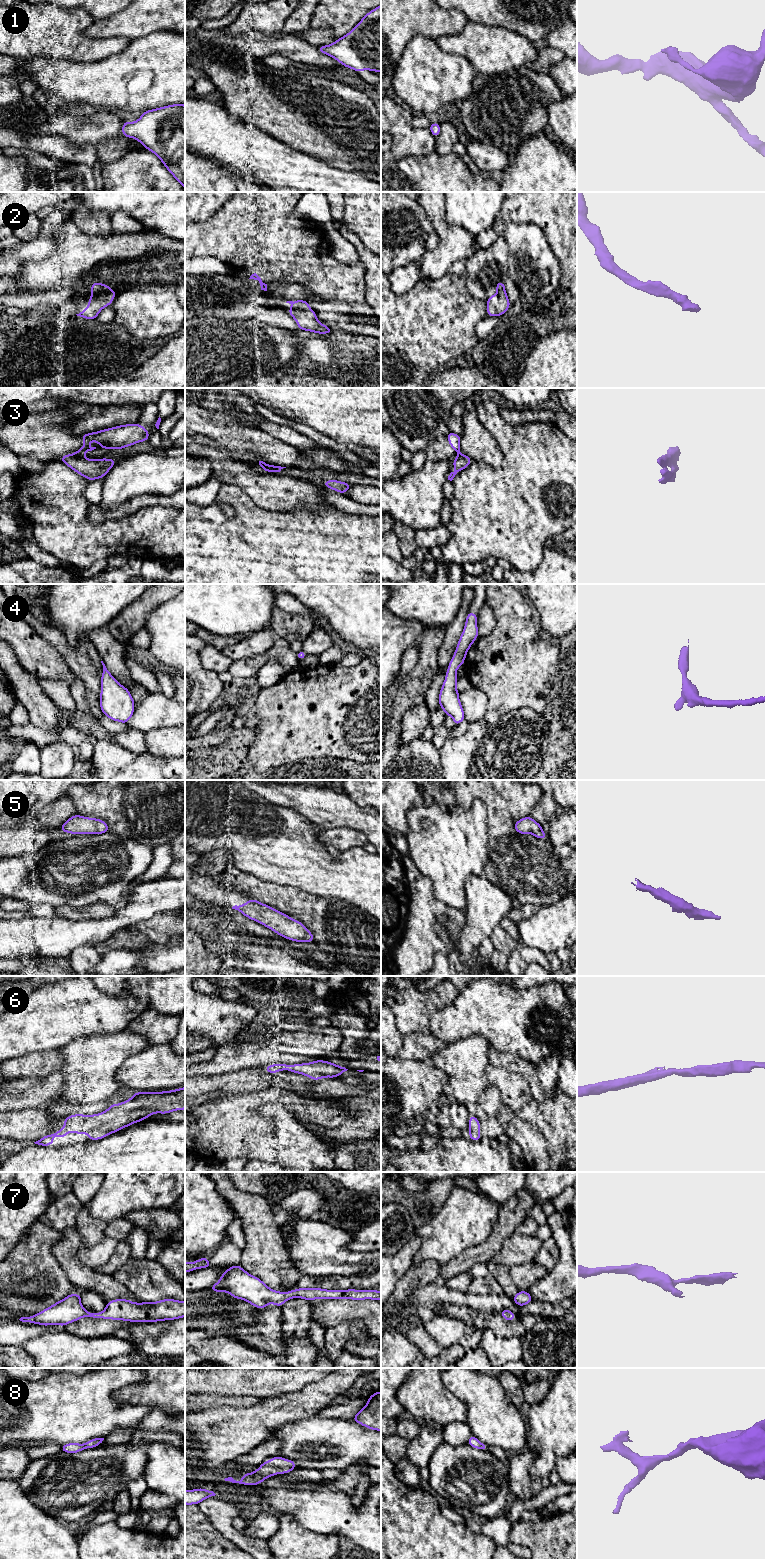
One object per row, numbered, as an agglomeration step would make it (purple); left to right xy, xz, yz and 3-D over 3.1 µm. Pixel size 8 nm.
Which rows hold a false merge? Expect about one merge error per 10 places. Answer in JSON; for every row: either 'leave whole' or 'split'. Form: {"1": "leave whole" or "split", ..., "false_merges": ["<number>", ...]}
{"1": "leave whole", "2": "leave whole", "3": "split", "4": "leave whole", "5": "leave whole", "6": "leave whole", "7": "leave whole", "8": "leave whole", "false_merges": ["3"]}

